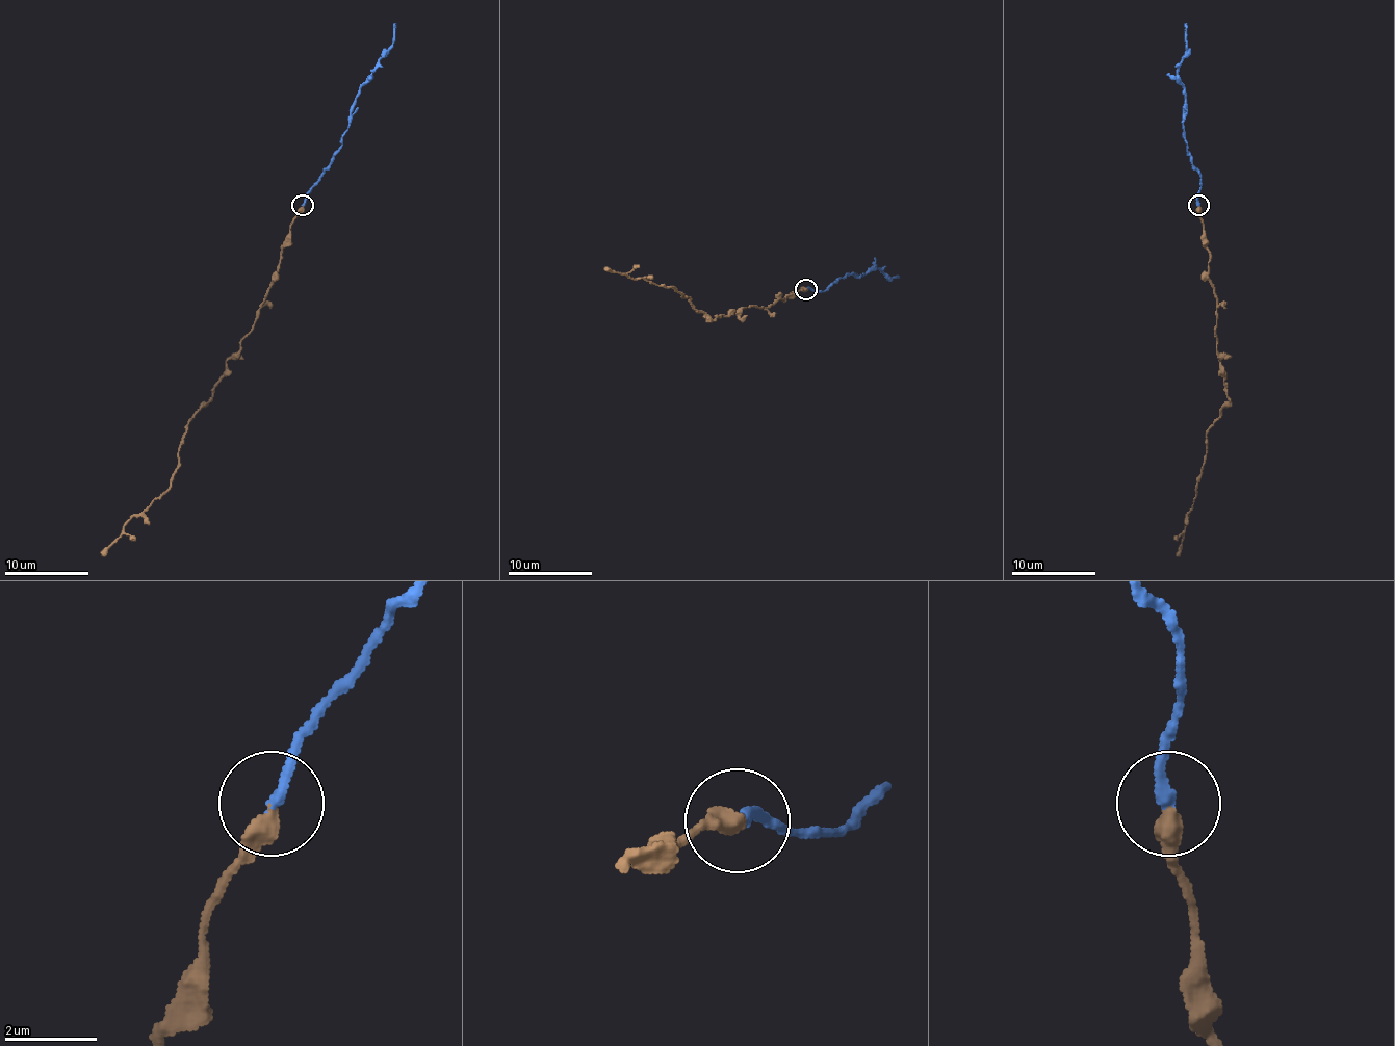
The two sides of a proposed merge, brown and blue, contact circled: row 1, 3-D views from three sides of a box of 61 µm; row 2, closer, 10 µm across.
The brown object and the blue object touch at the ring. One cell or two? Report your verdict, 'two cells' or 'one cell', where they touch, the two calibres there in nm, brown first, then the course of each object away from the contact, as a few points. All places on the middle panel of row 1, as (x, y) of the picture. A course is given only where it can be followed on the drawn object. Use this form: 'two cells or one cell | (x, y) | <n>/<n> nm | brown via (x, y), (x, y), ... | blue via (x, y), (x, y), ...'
two cells | (806, 289) | 420/240 nm | brown via (806, 290), (769, 307), (741, 307), (714, 319), (699, 313), (687, 296), (674, 287), (631, 279), (606, 266) | blue via (806, 290), (823, 292), (833, 281), (852, 272), (861, 275), (876, 268), (899, 275)

